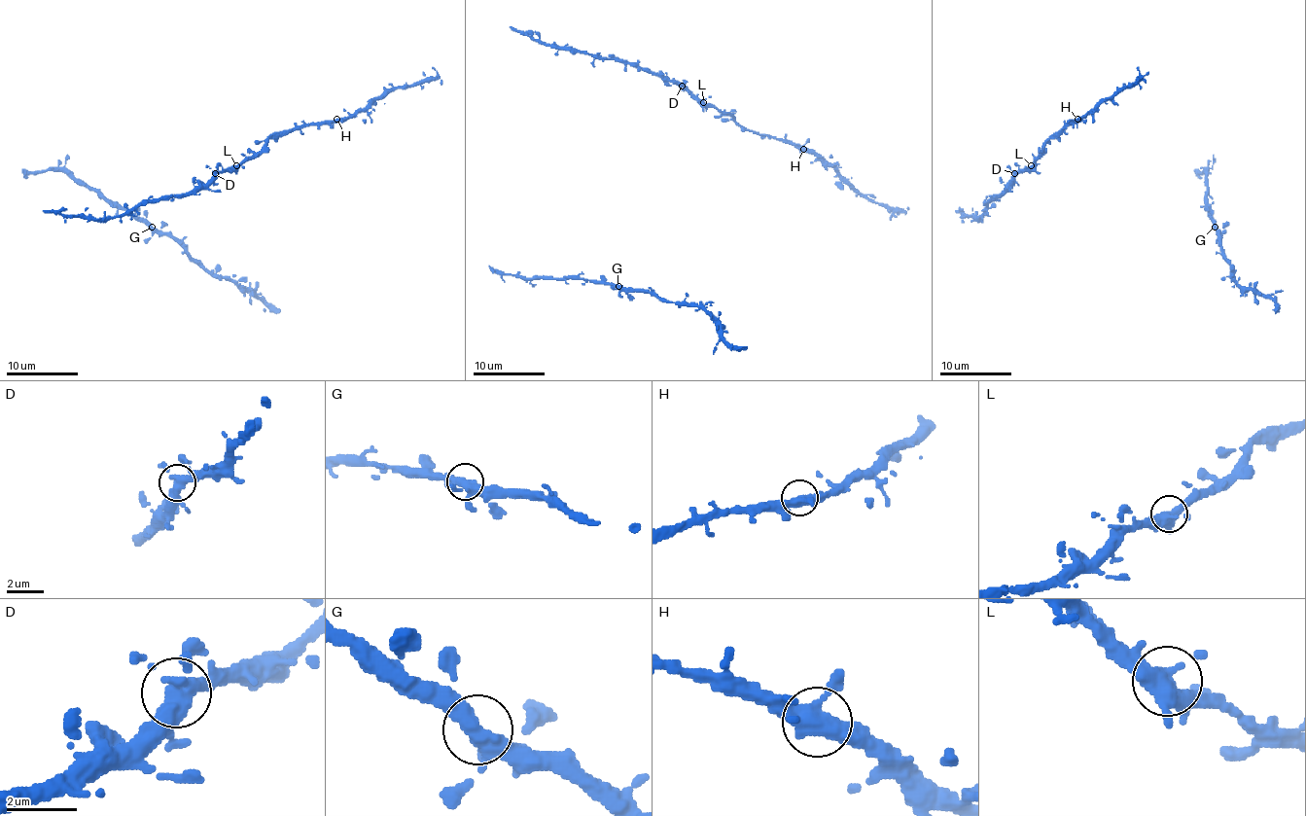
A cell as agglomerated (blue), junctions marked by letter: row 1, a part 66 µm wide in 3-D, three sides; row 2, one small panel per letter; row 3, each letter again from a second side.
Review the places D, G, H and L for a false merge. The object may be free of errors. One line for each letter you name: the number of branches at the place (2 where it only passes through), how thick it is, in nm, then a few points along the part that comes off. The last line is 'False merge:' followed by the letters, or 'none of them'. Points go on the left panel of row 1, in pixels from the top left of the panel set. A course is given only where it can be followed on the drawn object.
False merge: none of them

